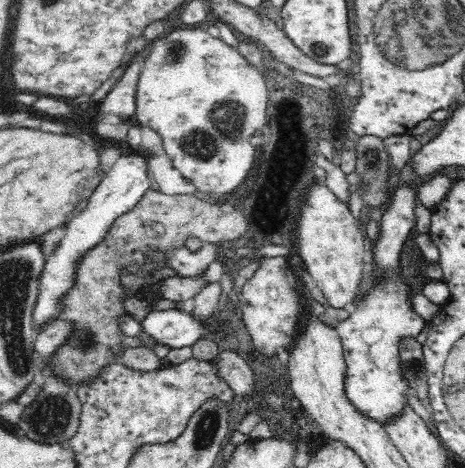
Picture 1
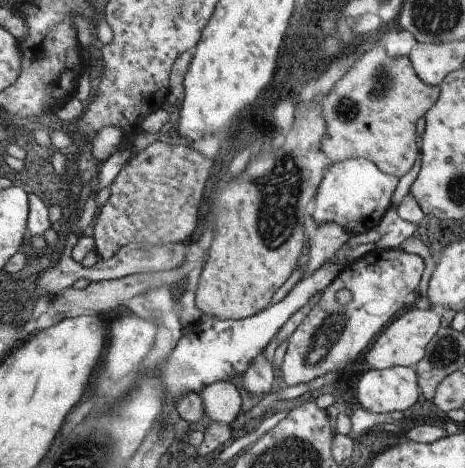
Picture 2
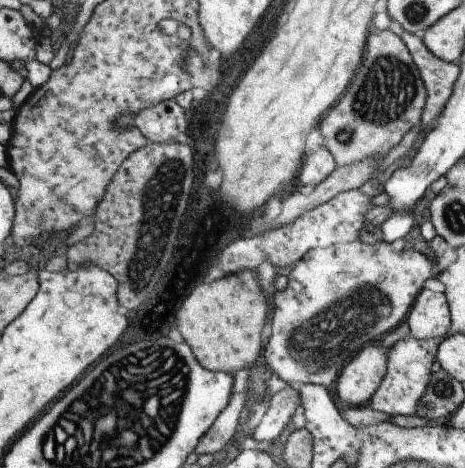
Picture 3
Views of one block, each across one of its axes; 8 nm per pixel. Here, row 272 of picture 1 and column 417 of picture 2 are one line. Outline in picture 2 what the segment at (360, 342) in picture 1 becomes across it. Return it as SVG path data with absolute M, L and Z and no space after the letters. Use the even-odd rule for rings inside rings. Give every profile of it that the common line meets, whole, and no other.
M415 368L367 370L355 386L355 400L369 414L407 410L419 398Z

